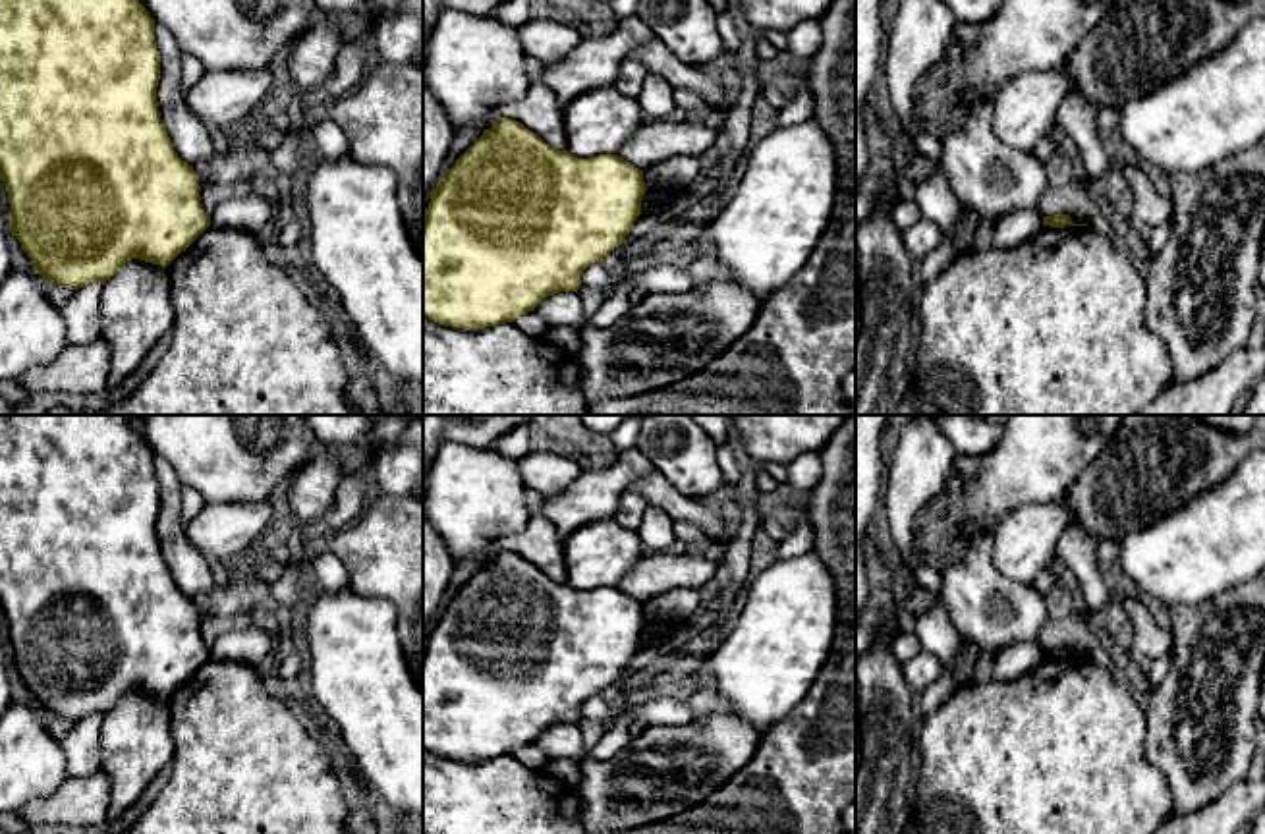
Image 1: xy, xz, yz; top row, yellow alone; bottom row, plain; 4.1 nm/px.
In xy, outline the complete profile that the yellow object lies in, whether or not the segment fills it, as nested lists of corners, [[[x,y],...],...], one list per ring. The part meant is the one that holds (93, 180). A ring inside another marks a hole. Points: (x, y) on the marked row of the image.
[[[0,0],[0,180],[8,191],[10,232],[42,280],[58,282],[73,292],[93,282],[104,284],[131,259],[168,266],[211,226],[211,216],[201,205],[199,176],[178,156],[160,120],[158,79],[155,19],[137,0]]]

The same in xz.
[[[500,118],[438,180],[423,216],[423,317],[479,330],[514,322],[556,292],[577,292],[589,264],[624,243],[641,214],[643,170],[618,154],[577,158],[545,143],[523,124]]]

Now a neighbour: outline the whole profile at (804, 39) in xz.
[[[815,19],[798,23],[794,29],[786,33],[786,37],[788,37],[788,52],[800,56],[805,62],[821,46],[821,27]]]

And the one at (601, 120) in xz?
[[[614,85],[591,89],[562,108],[566,151],[577,158],[618,154],[647,120],[637,98]]]

